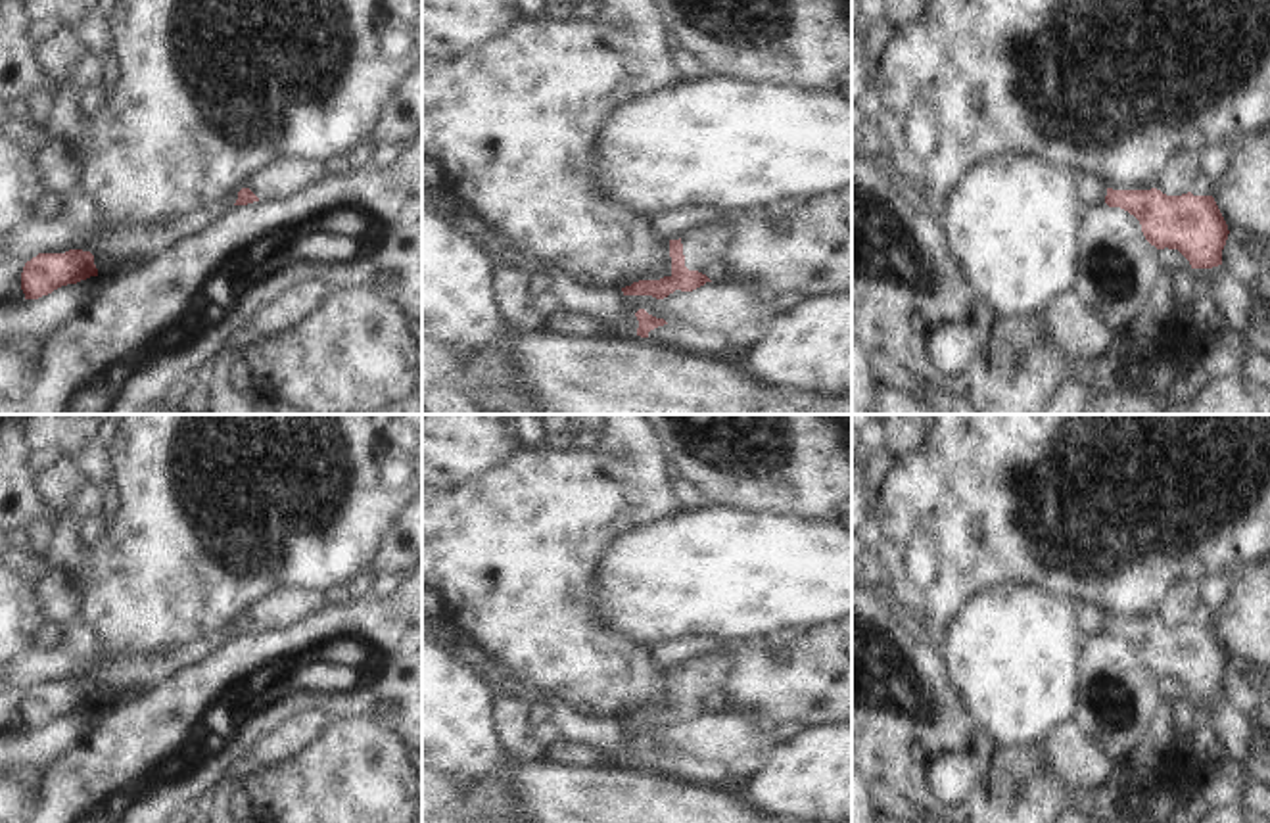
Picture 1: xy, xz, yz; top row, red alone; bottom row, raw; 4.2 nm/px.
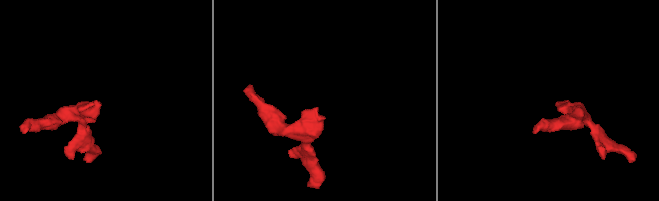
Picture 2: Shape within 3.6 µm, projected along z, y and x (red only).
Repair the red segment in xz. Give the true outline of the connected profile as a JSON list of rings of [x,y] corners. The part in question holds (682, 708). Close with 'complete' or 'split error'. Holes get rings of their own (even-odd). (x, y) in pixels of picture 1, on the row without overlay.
[[[721,647],[712,654],[687,660],[679,670],[670,670],[671,704],[660,710],[639,710],[622,717],[623,725],[652,725],[664,729],[675,719],[693,721],[706,712],[721,712],[729,704],[727,687],[737,664],[733,647]]] | split error

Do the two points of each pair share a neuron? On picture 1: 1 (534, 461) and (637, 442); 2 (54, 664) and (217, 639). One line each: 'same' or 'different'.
1: same
2: same

